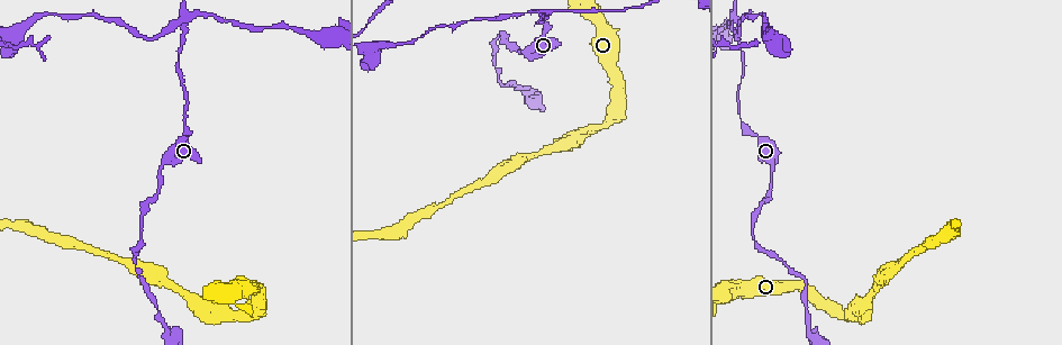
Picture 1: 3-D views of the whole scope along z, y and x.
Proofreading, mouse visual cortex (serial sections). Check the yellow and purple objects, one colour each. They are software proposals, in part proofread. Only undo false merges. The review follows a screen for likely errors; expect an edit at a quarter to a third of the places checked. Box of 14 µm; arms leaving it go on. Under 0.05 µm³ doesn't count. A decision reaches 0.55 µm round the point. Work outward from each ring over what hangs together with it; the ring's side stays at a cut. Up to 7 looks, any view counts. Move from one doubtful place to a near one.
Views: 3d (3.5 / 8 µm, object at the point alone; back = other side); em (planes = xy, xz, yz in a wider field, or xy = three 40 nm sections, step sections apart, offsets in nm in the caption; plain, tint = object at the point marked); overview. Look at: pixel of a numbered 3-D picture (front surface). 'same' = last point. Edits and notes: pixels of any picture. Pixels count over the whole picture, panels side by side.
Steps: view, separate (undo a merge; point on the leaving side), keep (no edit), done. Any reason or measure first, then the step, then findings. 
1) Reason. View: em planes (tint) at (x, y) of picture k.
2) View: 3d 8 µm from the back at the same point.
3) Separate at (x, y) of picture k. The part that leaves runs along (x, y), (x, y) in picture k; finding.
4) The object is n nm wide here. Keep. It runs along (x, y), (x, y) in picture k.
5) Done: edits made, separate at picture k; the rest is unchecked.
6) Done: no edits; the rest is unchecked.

Thick turns thin. View: 3d 3.5 µm at (587, 133) of picture 1.

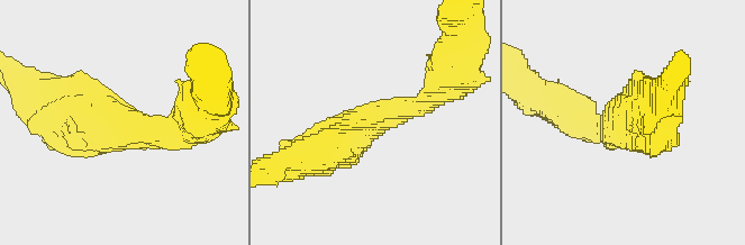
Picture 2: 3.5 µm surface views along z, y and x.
Need the tissue. View: em xy step 3 (tint) at (623, 133) of picture 2.

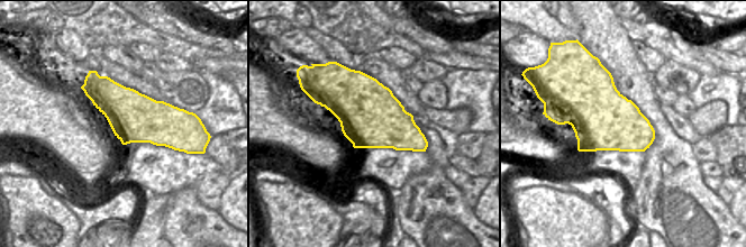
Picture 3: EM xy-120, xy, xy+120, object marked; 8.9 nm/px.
Separate at (110, 110) of picture 2. The part that leaves runs along (176, 130), (98, 134), (83, 120) in picture 2; two cells meet here.

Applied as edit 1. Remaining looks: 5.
Sudden change in width. View: 3d 3.5 µm at (187, 116) of picture 1.

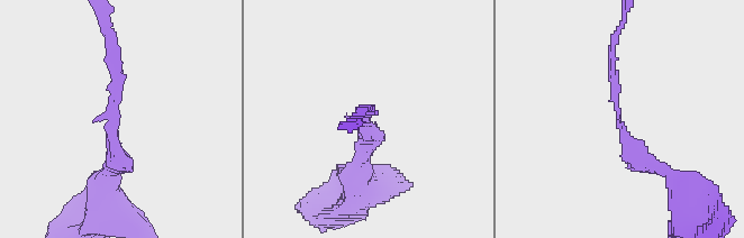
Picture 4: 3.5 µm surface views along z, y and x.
The arms are 150, 250 nm wide; need the tissue. View: em xy step 5 (tint) at (368, 117) of picture 4.

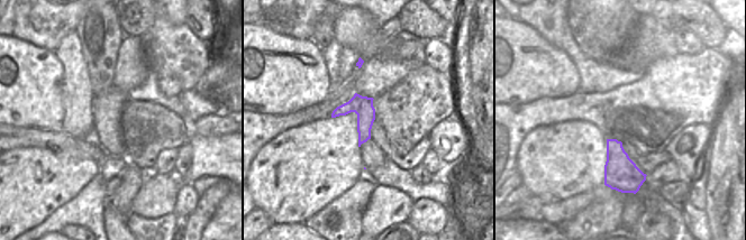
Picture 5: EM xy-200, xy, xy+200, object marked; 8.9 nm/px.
Keep. It runs along (110, 167), (118, 78), (110, 40) in picture 4; one cell here.

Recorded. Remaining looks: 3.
Thick turns thin. View: 3d 3.5 µm at (184, 21) of picture 1.

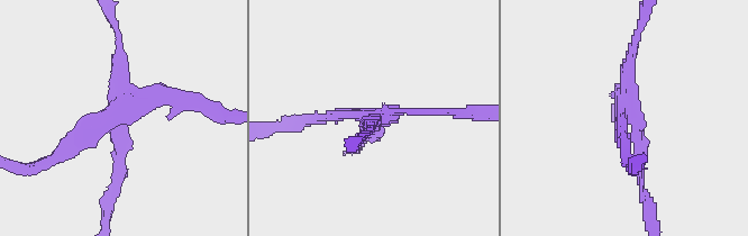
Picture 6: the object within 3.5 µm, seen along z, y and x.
View: em xy step 1 (tint) at (116, 118) of picture 6.

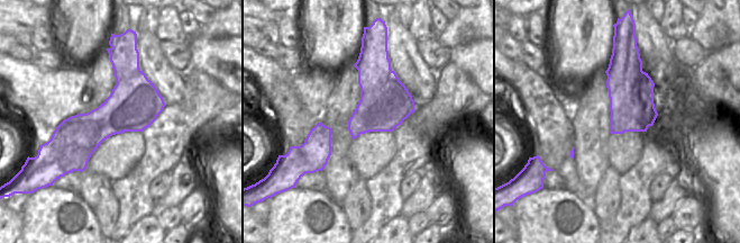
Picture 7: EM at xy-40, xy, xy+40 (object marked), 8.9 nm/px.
View: em xy step 5 (tint) at the same point.

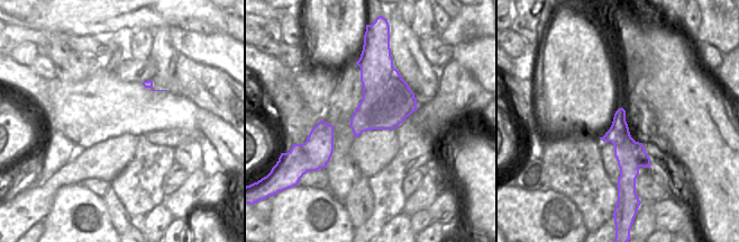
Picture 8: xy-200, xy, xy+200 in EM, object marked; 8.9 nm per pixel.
Separate at (73, 135) of picture 6. The part that leaves runs along (116, 117), (26, 169) in picture 6; a second cell is stuck on.

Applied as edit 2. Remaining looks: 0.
Done: edits made, separate at picture 2, separate at picture 6; the rest is unchecked.

